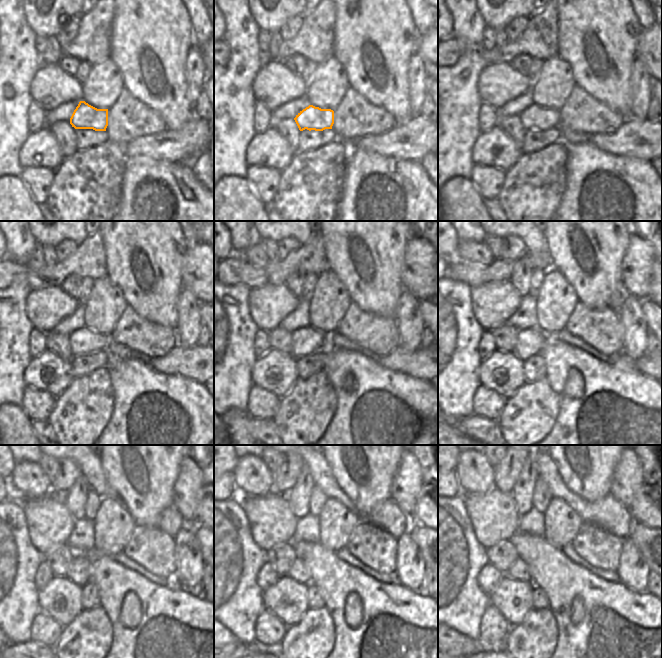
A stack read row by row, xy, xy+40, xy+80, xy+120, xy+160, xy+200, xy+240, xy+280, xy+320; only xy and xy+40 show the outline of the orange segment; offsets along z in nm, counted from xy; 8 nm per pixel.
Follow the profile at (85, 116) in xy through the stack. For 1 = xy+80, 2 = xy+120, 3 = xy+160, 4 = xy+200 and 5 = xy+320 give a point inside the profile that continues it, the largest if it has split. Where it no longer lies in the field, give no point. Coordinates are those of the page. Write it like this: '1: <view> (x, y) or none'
1: xy+80 (534, 118)
2: xy+120 (83, 341)
3: xy+160 (305, 341)
4: xy+200 (529, 342)
5: xy+320 (519, 571)

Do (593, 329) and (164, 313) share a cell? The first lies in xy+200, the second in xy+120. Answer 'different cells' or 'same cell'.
different cells

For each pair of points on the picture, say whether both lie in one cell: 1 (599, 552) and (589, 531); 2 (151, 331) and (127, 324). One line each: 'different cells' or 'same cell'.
1: same cell
2: same cell

